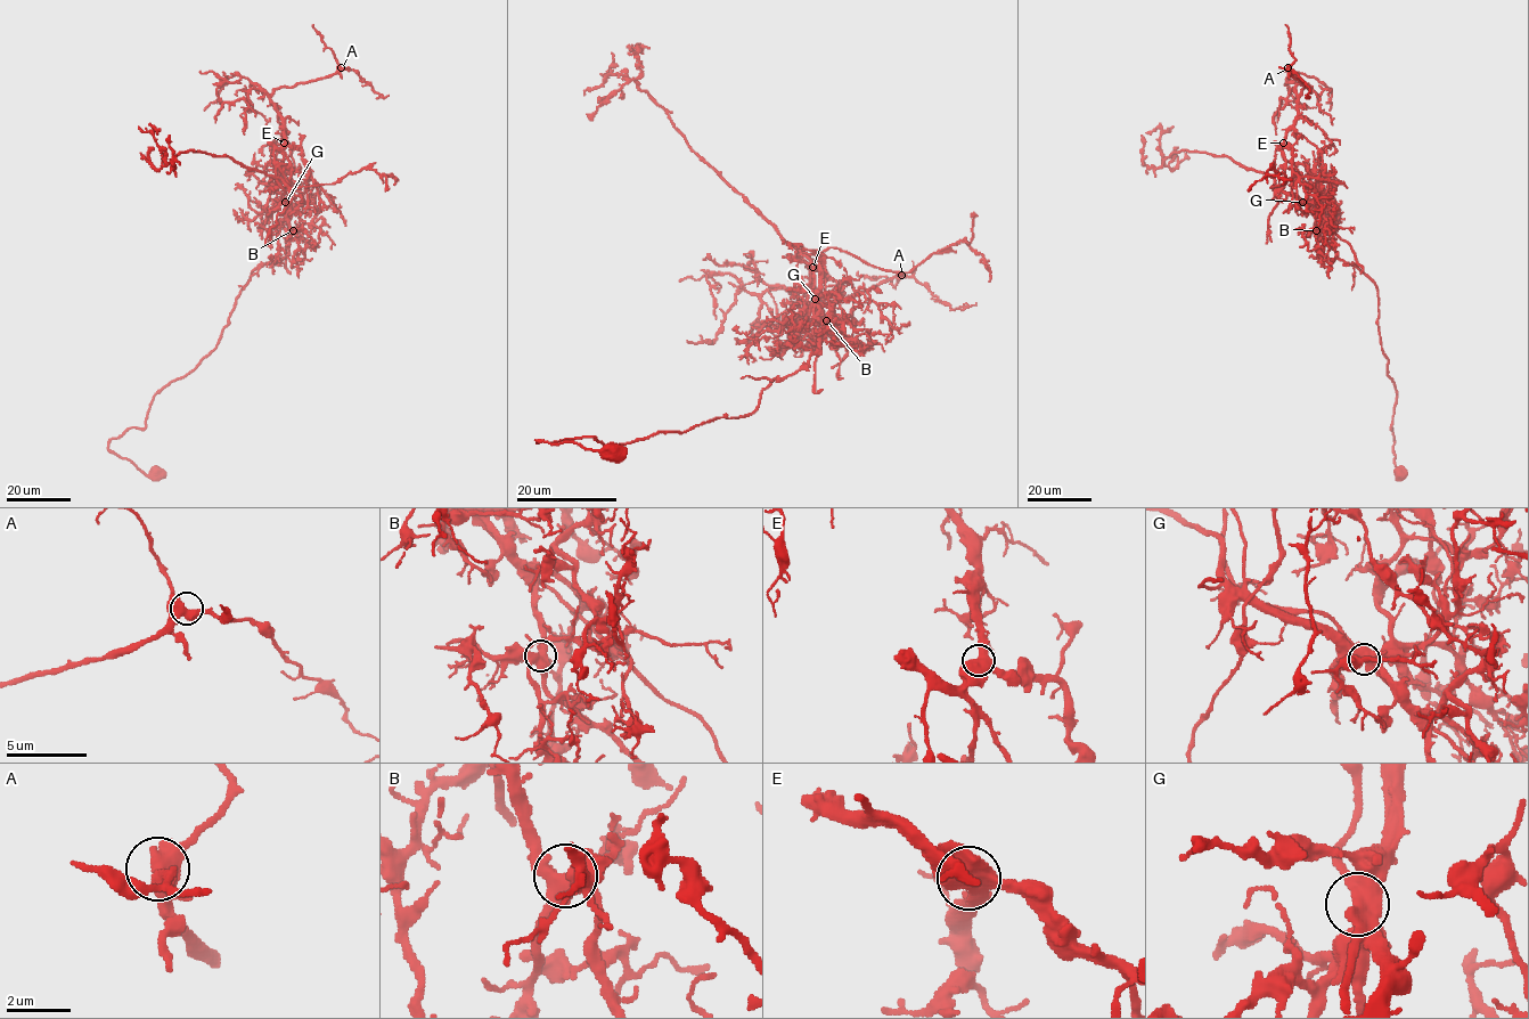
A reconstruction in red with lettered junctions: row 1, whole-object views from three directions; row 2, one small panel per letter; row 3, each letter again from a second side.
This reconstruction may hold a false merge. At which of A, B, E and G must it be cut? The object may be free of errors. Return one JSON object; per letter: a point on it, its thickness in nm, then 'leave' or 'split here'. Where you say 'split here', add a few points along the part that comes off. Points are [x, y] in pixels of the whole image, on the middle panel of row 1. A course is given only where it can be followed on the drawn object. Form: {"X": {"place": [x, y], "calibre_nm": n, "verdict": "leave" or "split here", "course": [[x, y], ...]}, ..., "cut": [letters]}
{"A": {"place": [901, 275], "calibre_nm": 480, "verdict": "leave"}, "B": {"place": [826, 320], "calibre_nm": 480, "verdict": "leave"}, "E": {"place": [812, 267], "calibre_nm": 550, "verdict": "leave"}, "G": {"place": [815, 299], "calibre_nm": 500, "verdict": "split here", "course": [[815, 299], [812, 263], [796, 254], [812, 283], [791, 293], [809, 302], [900, 276], [954, 310], [976, 302]]}, "cut": ["G"]}

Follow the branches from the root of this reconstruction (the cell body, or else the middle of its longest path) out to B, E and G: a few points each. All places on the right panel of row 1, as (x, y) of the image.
B: (1399, 473), (1390, 429), (1397, 391), (1381, 348), (1378, 287), (1354, 265), (1340, 259), (1316, 230)
E: (1399, 473), (1390, 429), (1397, 391), (1381, 348), (1378, 287), (1318, 237), (1315, 213), (1281, 189), (1283, 143)
G: (1399, 473), (1390, 429), (1397, 391), (1381, 348), (1378, 287), (1318, 237), (1315, 214), (1302, 202)

